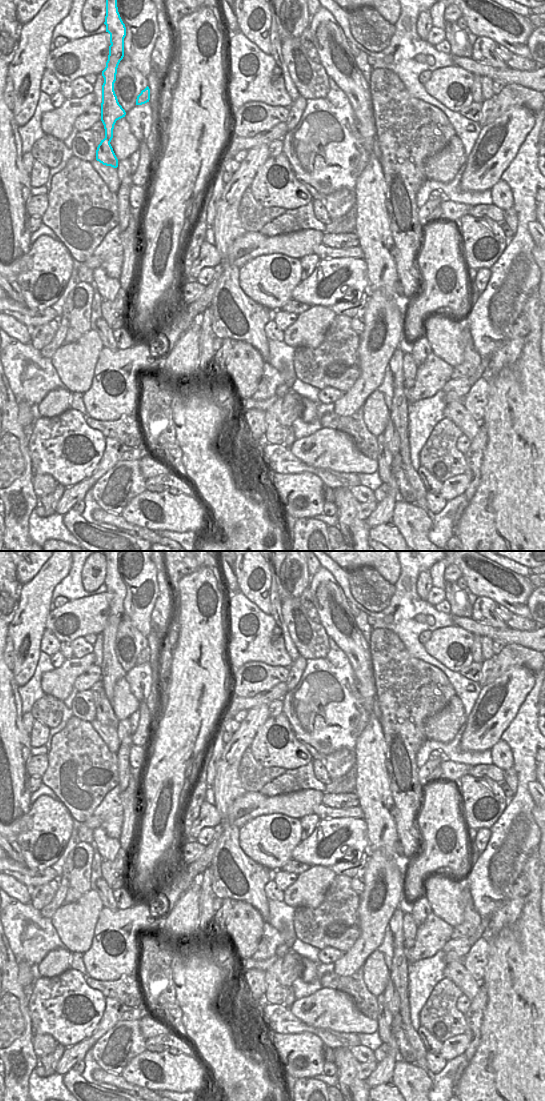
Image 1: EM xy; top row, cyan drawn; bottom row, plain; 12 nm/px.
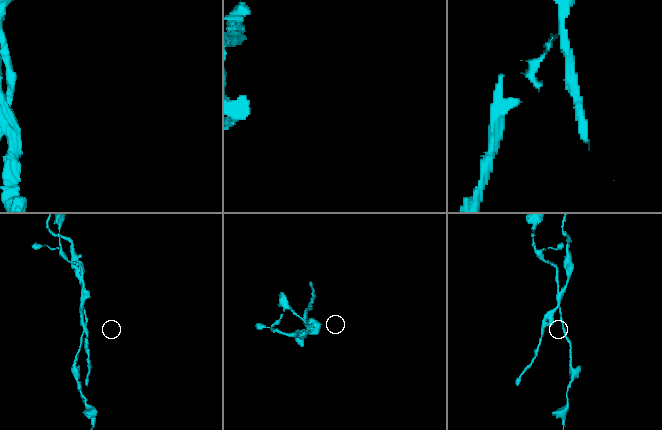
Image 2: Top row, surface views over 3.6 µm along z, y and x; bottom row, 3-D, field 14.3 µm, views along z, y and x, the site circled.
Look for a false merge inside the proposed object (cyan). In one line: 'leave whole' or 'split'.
split

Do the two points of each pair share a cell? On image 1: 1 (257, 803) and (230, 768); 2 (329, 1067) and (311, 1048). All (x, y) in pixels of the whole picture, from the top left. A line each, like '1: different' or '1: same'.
1: different
2: different

